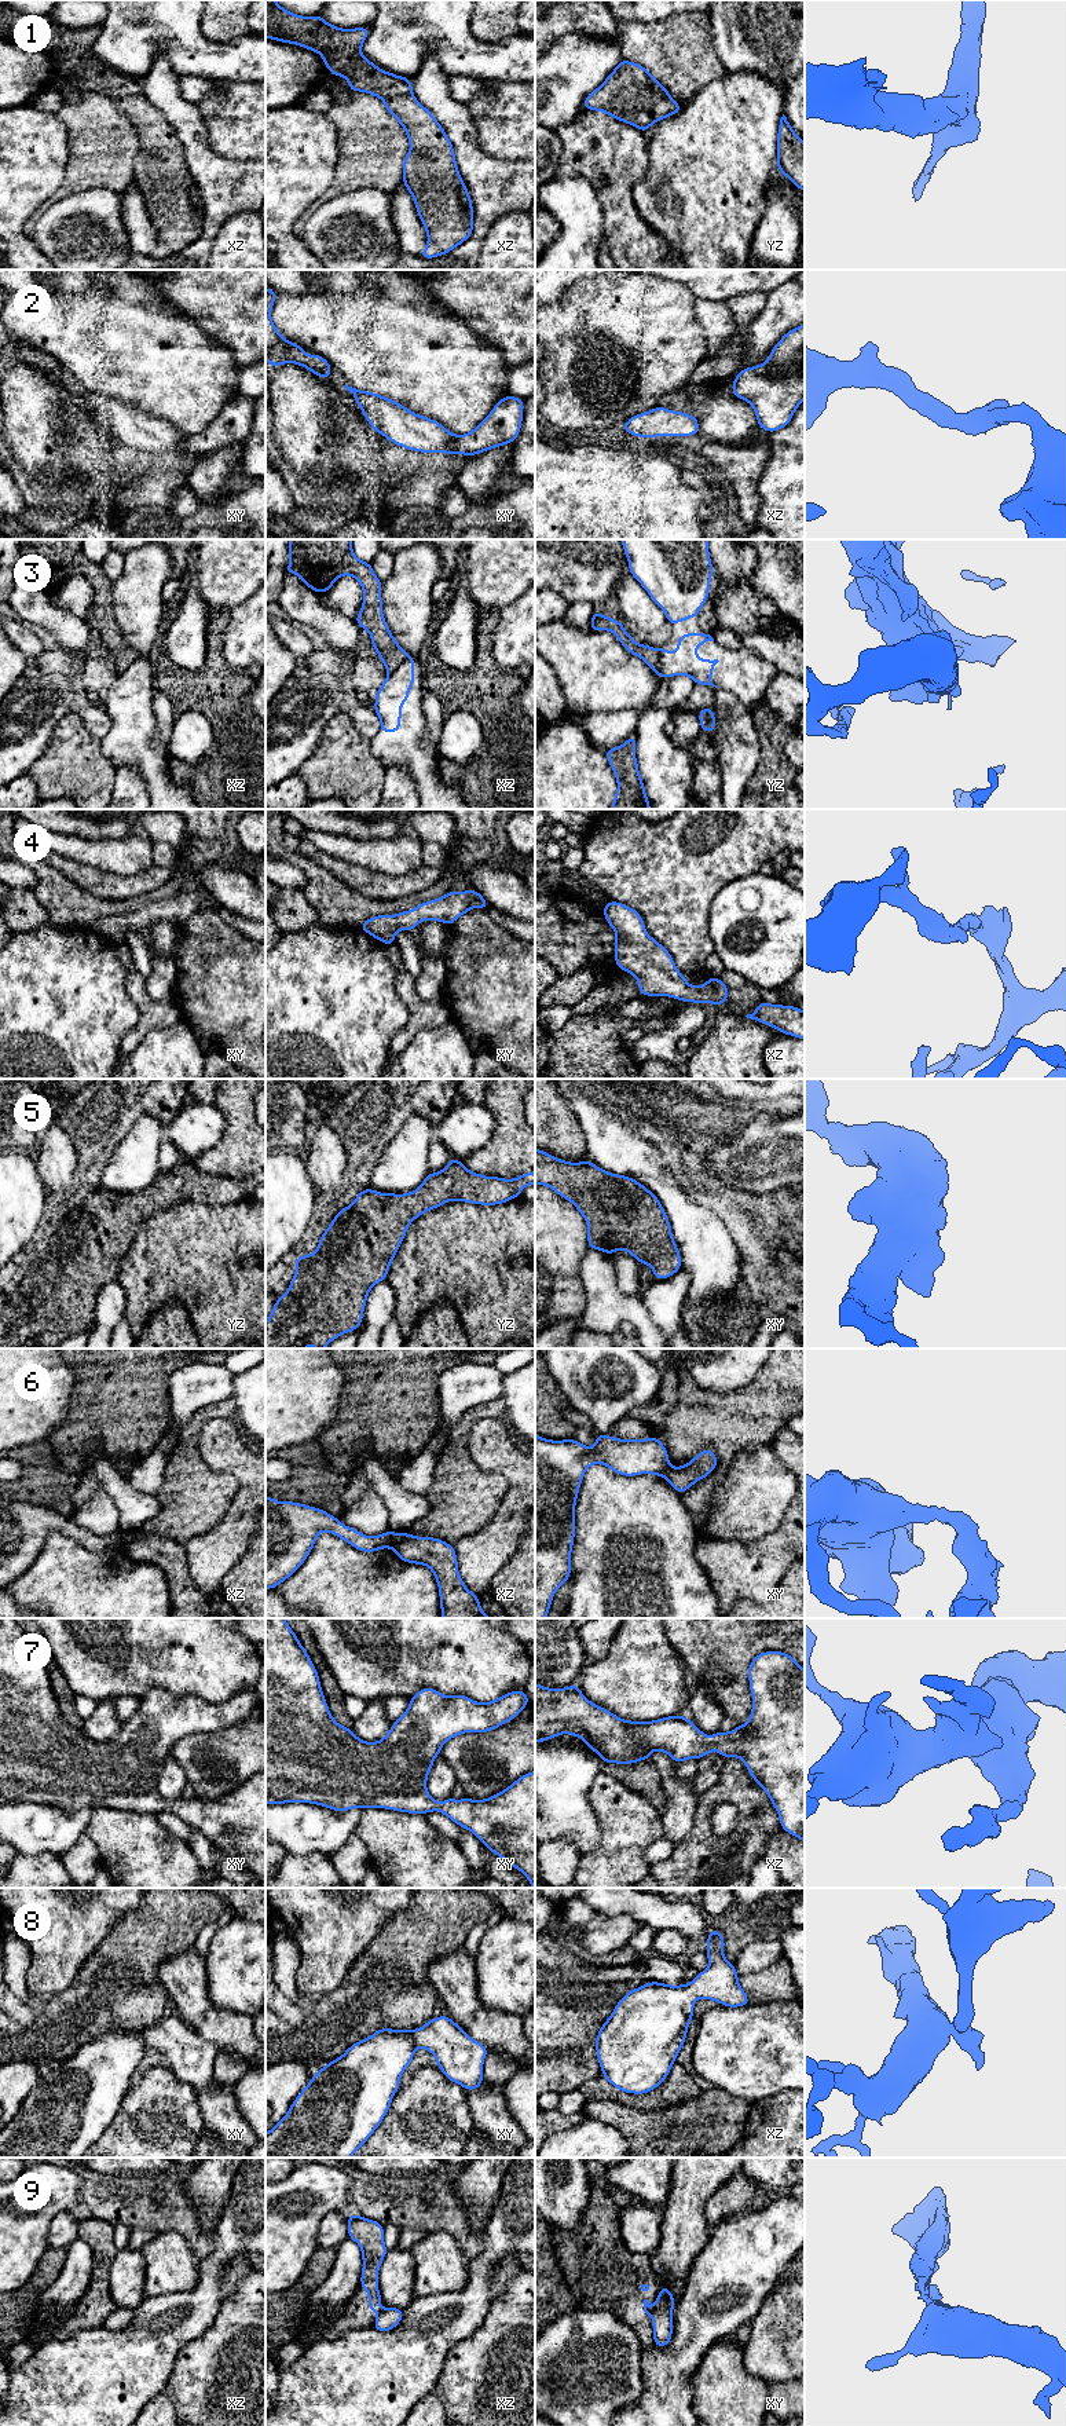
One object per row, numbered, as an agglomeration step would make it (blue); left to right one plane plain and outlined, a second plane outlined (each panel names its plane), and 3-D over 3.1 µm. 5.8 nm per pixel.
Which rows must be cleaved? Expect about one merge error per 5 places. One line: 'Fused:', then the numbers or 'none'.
Fused: 3, 6, 9

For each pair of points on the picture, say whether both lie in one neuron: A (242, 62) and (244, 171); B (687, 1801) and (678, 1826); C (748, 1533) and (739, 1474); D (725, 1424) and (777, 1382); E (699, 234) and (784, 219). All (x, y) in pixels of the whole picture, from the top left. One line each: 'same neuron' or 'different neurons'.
A: different neurons
B: same neuron
C: same neuron
D: same neuron
E: different neurons

